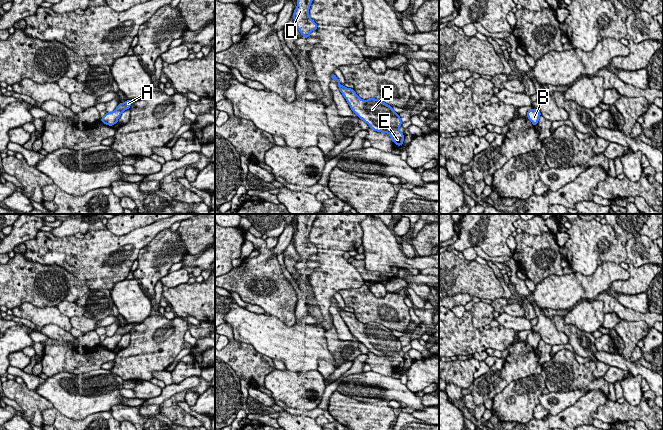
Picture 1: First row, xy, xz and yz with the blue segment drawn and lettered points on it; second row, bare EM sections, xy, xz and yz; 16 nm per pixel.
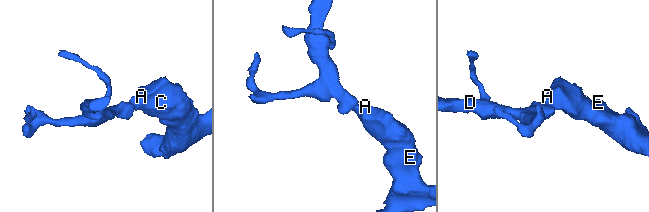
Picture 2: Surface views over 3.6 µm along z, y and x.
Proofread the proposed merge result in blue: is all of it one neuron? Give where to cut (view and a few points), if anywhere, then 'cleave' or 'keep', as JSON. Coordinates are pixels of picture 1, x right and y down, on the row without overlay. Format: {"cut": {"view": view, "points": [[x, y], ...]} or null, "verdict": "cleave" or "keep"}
{"cut": null, "verdict": "keep"}

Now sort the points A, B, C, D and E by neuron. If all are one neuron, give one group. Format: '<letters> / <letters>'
A B C D E

